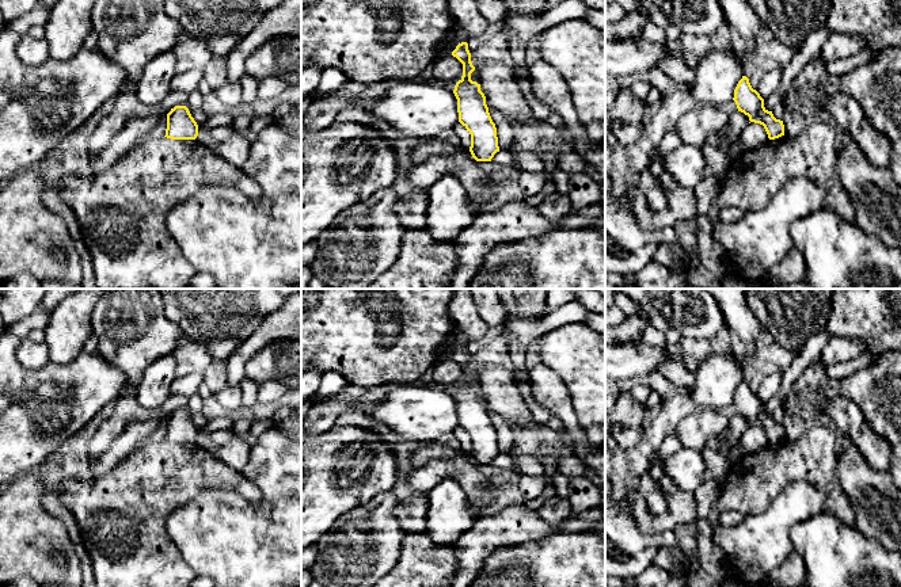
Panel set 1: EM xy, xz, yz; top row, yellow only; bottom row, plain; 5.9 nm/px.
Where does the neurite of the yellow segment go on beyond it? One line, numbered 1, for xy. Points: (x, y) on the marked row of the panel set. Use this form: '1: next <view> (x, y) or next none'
1: next none

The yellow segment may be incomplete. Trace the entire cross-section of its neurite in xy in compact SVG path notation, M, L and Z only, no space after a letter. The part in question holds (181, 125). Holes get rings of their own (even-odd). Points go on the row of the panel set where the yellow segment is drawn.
M175 106L167 114L167 138L172 140L195 140L198 136L198 125L191 117L186 106Z

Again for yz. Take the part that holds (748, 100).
M742 76L738 81L733 100L735 102L738 111L748 115L750 122L764 126L769 140L784 136L783 121L776 119L772 111L768 111L764 107L764 99L752 88L746 76Z

